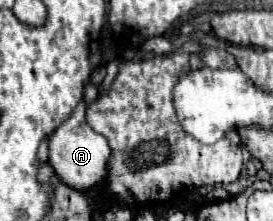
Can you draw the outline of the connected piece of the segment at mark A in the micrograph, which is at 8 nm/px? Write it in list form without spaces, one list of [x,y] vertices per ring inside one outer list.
[[[86,100],[78,104],[78,108],[72,112],[72,116],[60,128],[54,130],[54,134],[50,136],[50,156],[48,156],[48,162],[52,164],[58,178],[66,186],[70,186],[78,192],[88,192],[90,188],[106,182],[108,160],[112,154],[108,140],[102,134],[96,134],[88,126],[84,112],[86,112]]]

